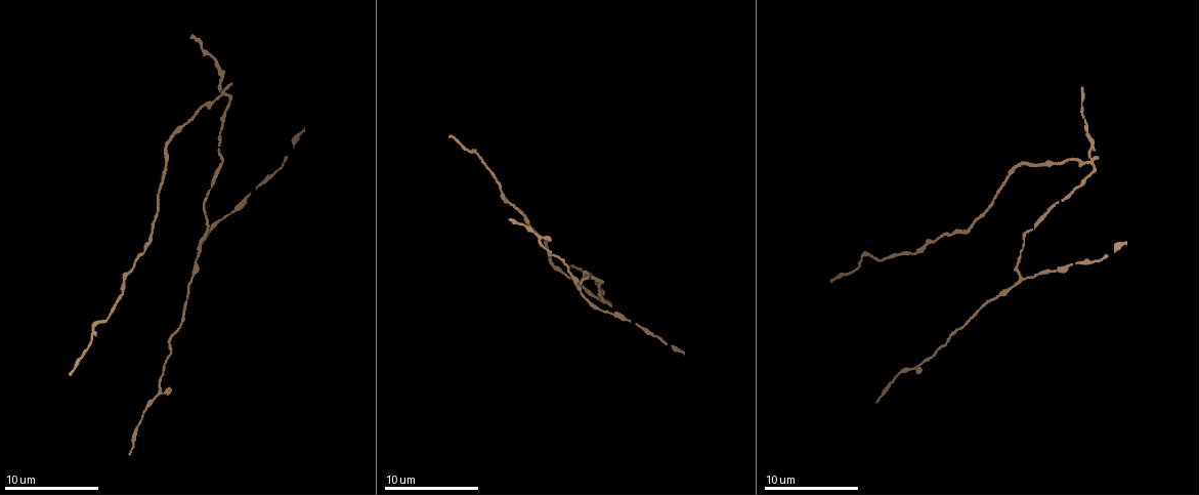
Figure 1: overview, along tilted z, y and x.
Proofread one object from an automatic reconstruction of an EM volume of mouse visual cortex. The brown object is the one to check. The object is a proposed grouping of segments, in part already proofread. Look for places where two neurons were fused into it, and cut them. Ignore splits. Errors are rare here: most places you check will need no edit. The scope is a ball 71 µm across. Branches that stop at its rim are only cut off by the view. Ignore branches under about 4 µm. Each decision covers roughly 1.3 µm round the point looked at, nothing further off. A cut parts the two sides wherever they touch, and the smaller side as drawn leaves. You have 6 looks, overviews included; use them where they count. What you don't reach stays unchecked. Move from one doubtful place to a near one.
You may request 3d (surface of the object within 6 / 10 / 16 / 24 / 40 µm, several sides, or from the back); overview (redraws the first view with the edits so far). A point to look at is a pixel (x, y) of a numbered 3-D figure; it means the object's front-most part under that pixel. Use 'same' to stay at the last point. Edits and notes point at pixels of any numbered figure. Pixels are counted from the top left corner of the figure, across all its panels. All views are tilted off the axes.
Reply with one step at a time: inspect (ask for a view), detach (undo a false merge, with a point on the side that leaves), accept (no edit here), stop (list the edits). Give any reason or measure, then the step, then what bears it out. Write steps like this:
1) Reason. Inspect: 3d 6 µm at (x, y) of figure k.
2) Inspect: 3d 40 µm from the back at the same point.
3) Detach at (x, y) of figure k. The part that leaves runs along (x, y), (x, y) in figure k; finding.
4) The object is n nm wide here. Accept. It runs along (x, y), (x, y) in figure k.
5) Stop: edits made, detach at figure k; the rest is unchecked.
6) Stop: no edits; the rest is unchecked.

Inspect: 3d 6 µm at (1035, 224) of figure 1.

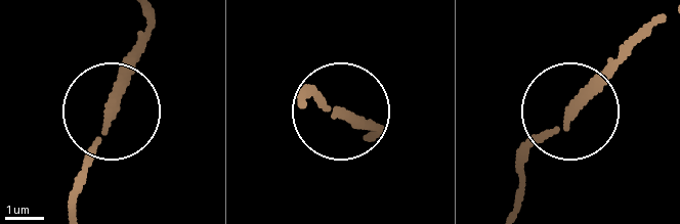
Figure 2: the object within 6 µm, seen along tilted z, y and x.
The object is 190 nm wide here. Accept. It runs along (667, 17), (618, 47), (598, 89), (522, 153) in figure 2; all the same neuron.

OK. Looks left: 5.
Thick turns thin. Inspect: 3d 10 µm at (233, 212) of figure 1.

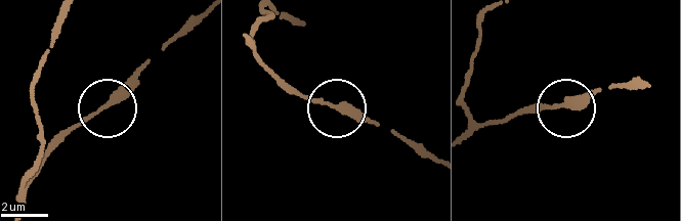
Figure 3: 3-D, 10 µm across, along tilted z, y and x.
Accept. It runs along (469, 112), (484, 124), (502, 122), (568, 103), (594, 89) in figure 3; continuous, no second neuron.

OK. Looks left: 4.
Thick turns thin. Inspect: 3d 6 µm at (1080, 261) of figure 1.

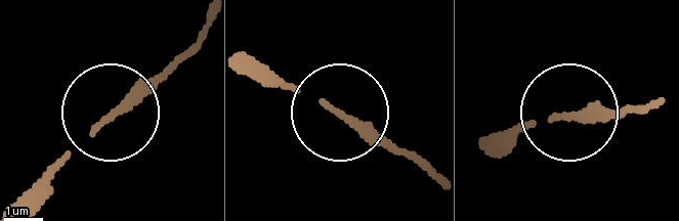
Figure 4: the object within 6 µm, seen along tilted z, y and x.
Inspect: 3d 6 µm from the back at (340, 115) of figure 4.

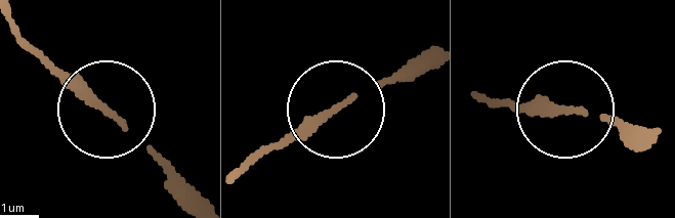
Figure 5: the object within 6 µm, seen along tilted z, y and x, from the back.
The object is 160 nm wide here. Accept. It runs along (425, 62), (346, 99), (252, 165) in figure 5; continuous, no second neuron.

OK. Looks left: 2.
Stop: no edits; the rest is unchecked.

